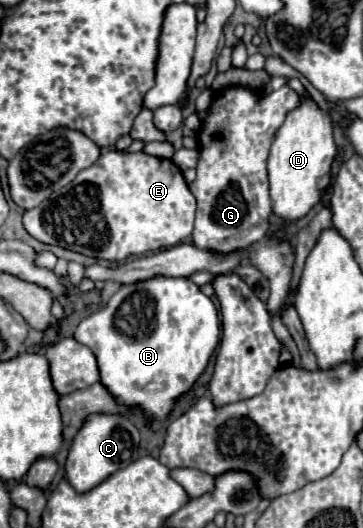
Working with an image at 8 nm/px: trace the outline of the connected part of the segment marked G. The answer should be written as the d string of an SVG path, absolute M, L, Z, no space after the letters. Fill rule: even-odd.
M288 85L262 95L248 87L226 87L212 95L208 115L198 129L200 159L196 179L188 185L196 197L196 221L192 239L200 249L244 249L262 241L270 229L266 159L272 139L286 115L300 105L300 97Z

